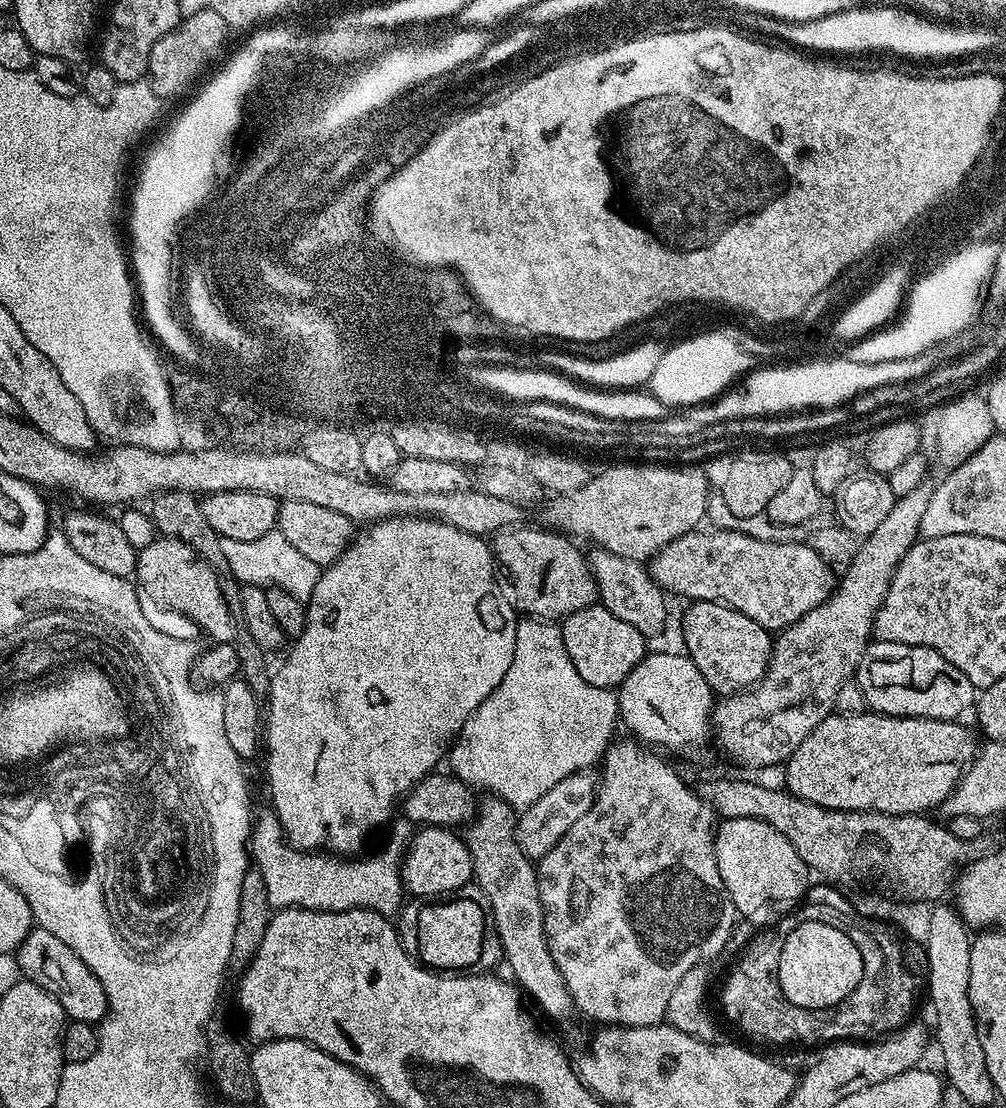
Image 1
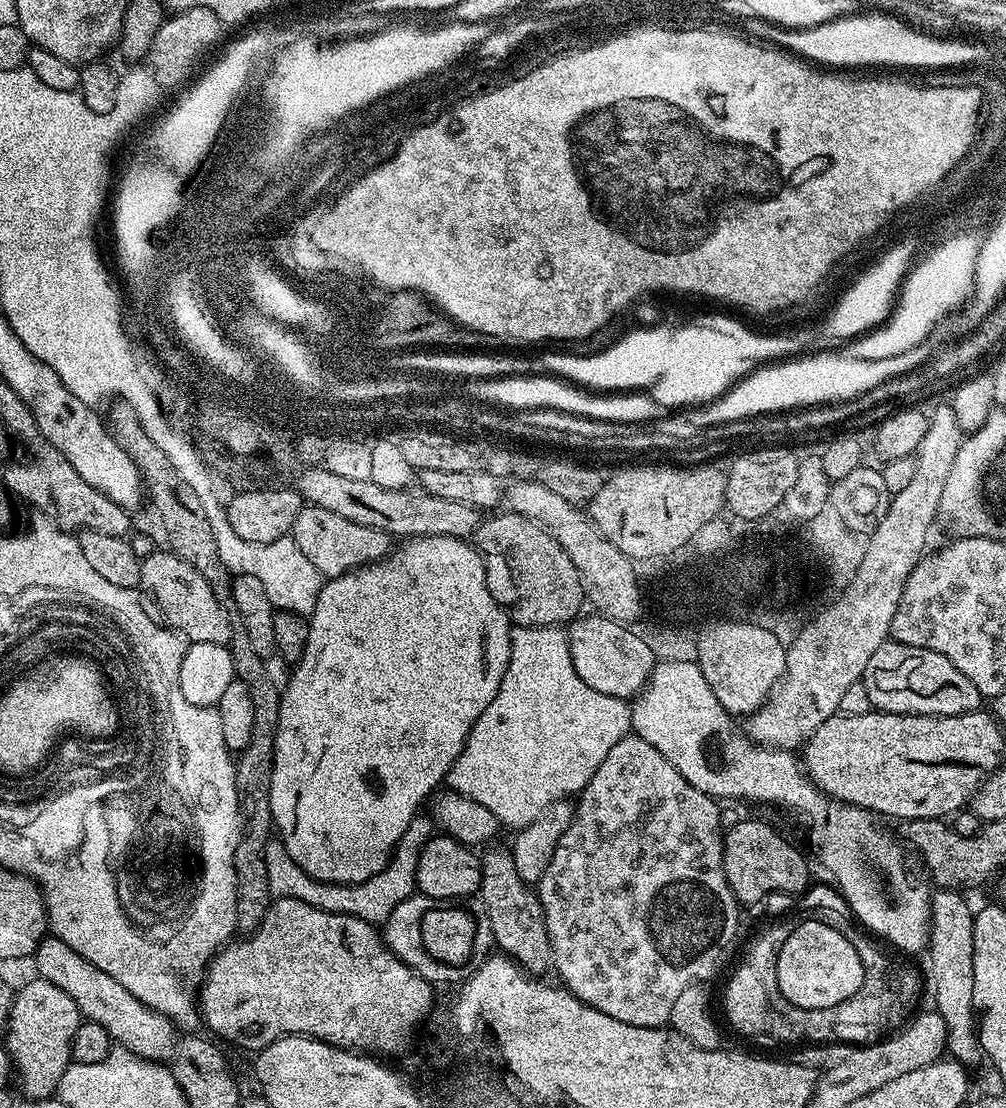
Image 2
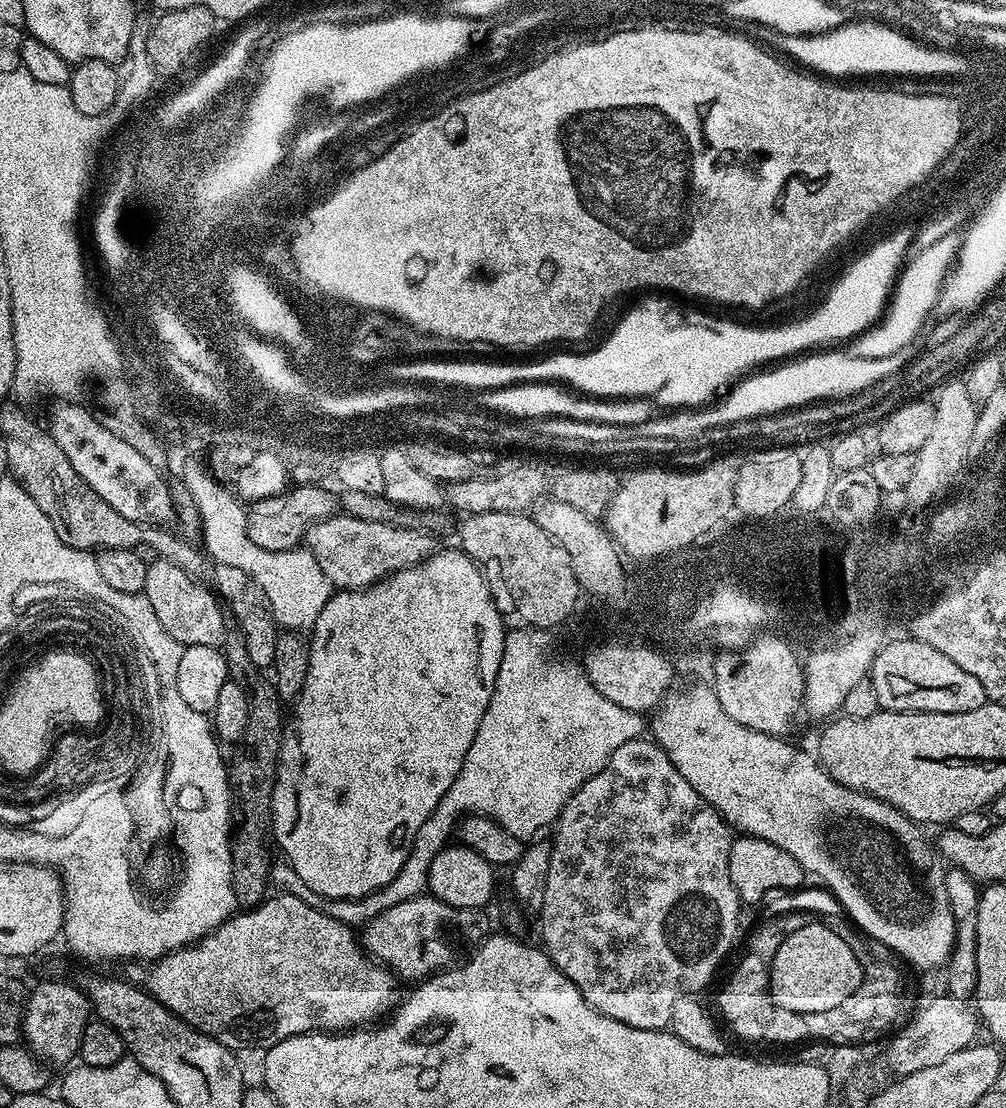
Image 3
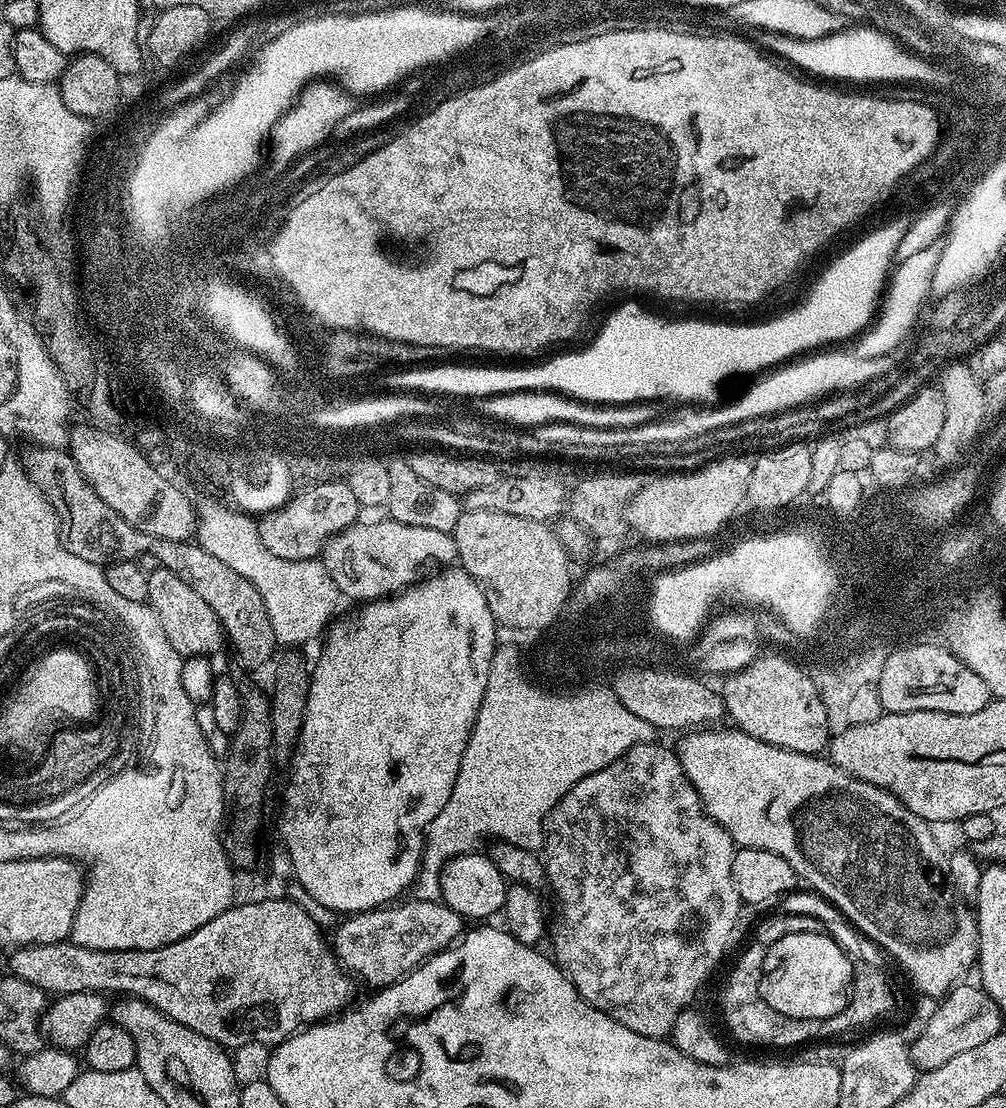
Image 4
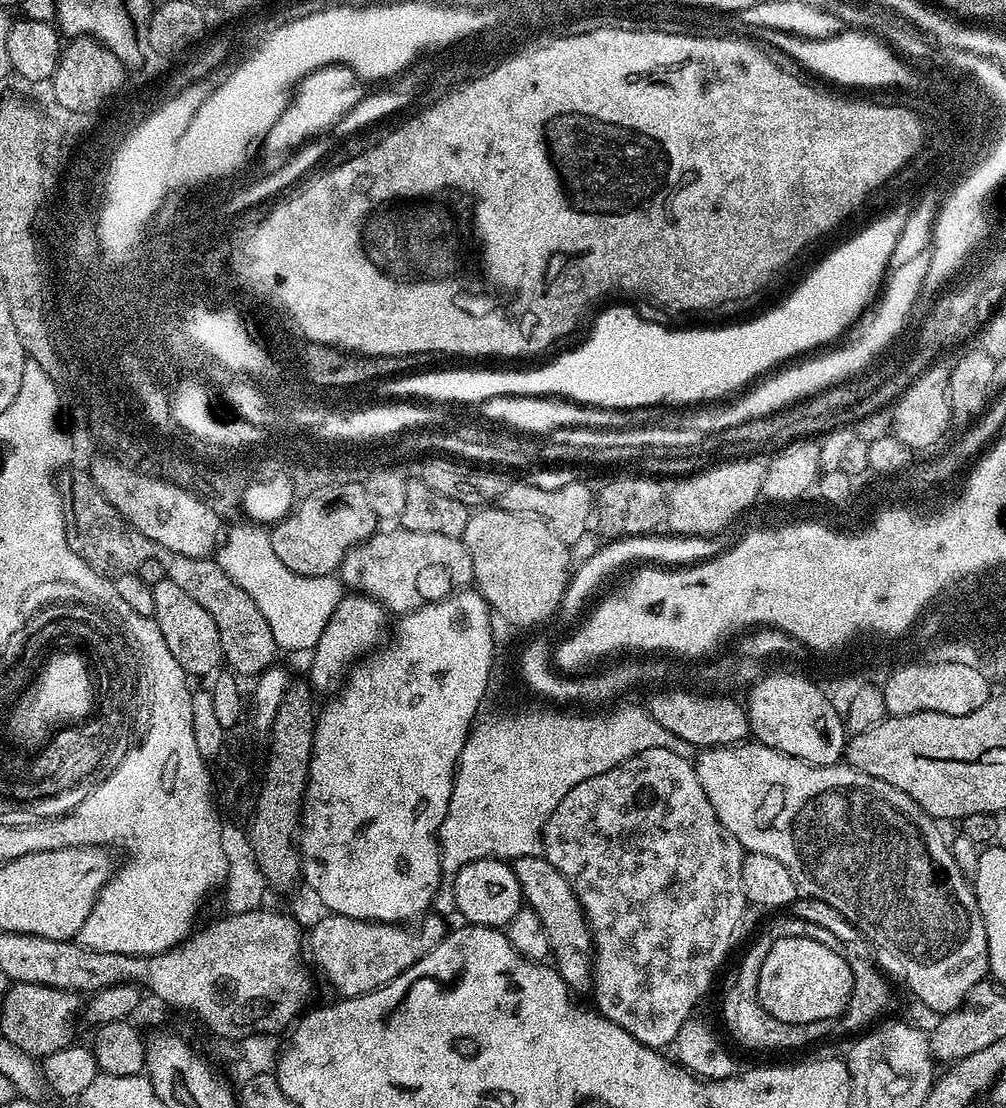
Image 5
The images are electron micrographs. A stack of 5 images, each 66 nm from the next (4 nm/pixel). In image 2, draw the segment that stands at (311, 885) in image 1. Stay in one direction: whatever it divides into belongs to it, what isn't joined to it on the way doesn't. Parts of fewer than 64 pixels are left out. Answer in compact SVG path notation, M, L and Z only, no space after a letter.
M417 814L410 826L406 826L406 834L402 834L402 838L397 842L396 851L392 853L388 865L377 876L361 884L327 884L316 880L302 871L298 862L294 862L294 858L290 858L283 843L270 842L266 846L266 878L270 878L270 891L273 897L298 898L318 910L357 916L380 926L390 918L390 914L399 904L406 902L406 898L410 898L417 891L418 858L433 835L434 821L431 815Z

